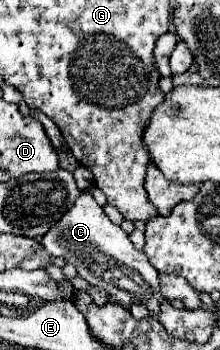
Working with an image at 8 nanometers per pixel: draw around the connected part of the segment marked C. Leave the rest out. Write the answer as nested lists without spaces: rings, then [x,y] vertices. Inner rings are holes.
[[[86,190],[76,198],[72,210],[68,210],[60,222],[42,236],[42,246],[50,256],[60,256],[64,262],[74,264],[84,280],[108,290],[110,298],[126,308],[132,302],[142,302],[152,314],[156,314],[160,302],[164,302],[164,296],[160,296],[158,270],[148,262],[144,252],[132,246],[128,234],[110,222],[104,208]]]

